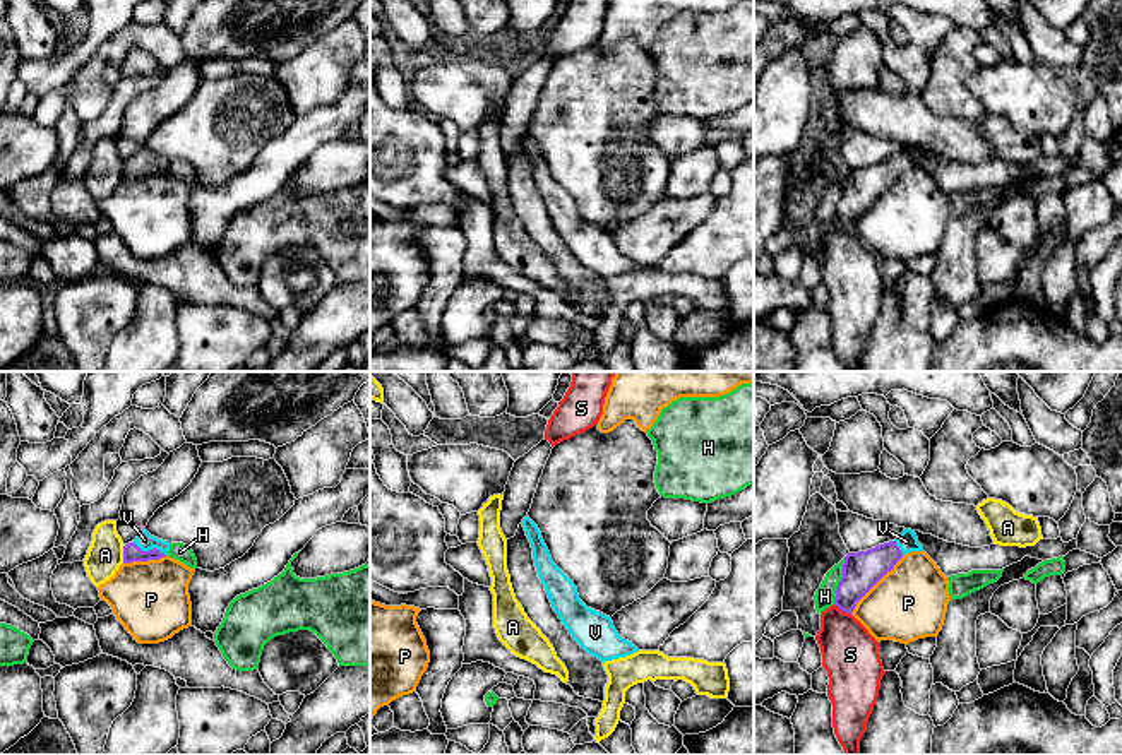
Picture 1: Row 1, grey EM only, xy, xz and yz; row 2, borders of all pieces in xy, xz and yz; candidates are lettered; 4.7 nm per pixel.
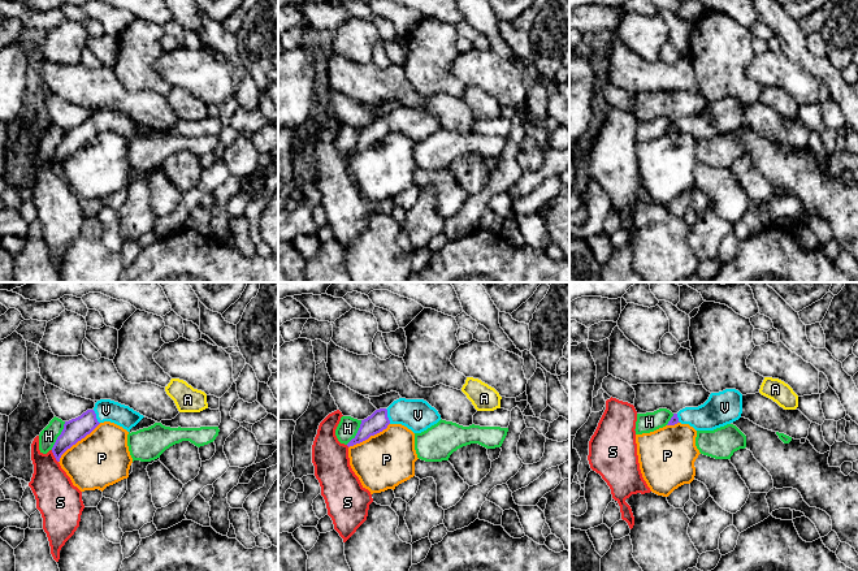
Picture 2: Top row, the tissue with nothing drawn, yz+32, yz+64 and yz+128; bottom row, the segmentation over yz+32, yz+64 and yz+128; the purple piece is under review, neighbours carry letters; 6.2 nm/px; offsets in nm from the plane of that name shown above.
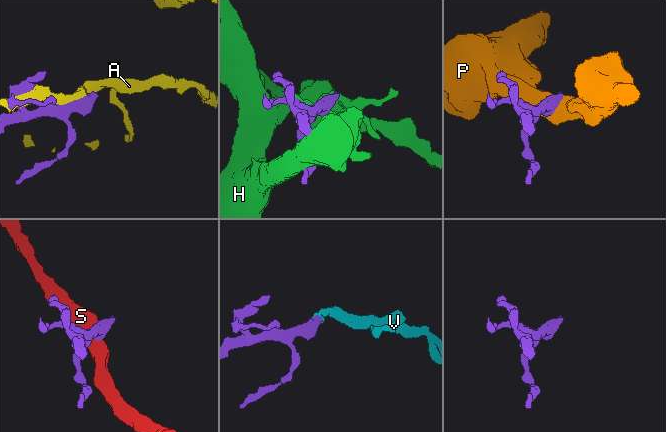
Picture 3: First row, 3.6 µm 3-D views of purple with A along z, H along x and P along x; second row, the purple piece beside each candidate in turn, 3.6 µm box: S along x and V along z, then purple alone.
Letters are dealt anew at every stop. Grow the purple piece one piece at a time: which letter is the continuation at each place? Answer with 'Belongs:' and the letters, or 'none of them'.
Belongs: V

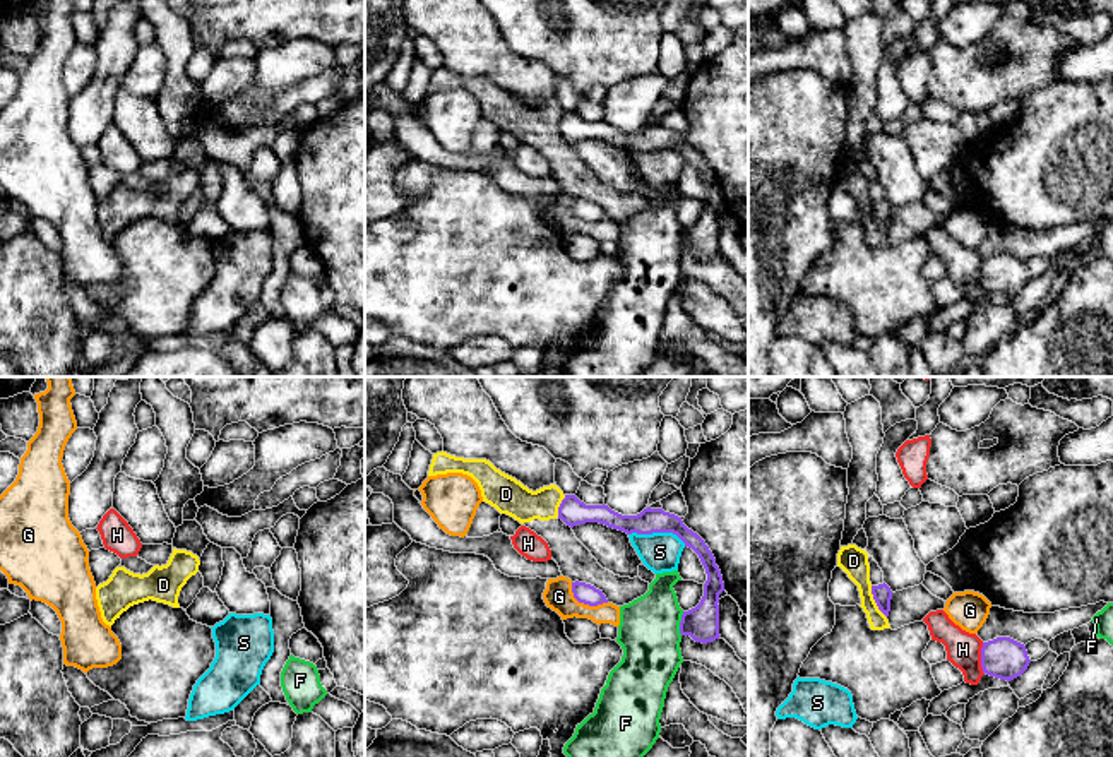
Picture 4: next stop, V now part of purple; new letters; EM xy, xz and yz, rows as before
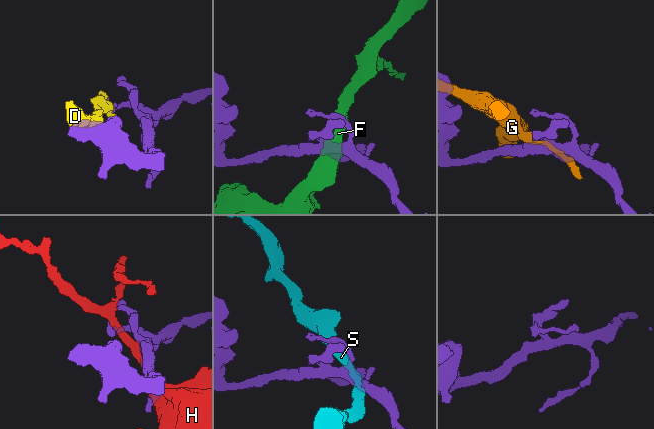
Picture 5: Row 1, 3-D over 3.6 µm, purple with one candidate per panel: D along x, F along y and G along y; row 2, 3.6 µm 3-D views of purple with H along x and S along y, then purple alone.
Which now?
Belongs: none of them

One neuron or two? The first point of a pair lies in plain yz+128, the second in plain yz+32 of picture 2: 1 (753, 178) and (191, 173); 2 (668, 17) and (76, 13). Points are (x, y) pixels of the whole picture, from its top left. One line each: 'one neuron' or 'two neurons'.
1: one neuron
2: two neurons

